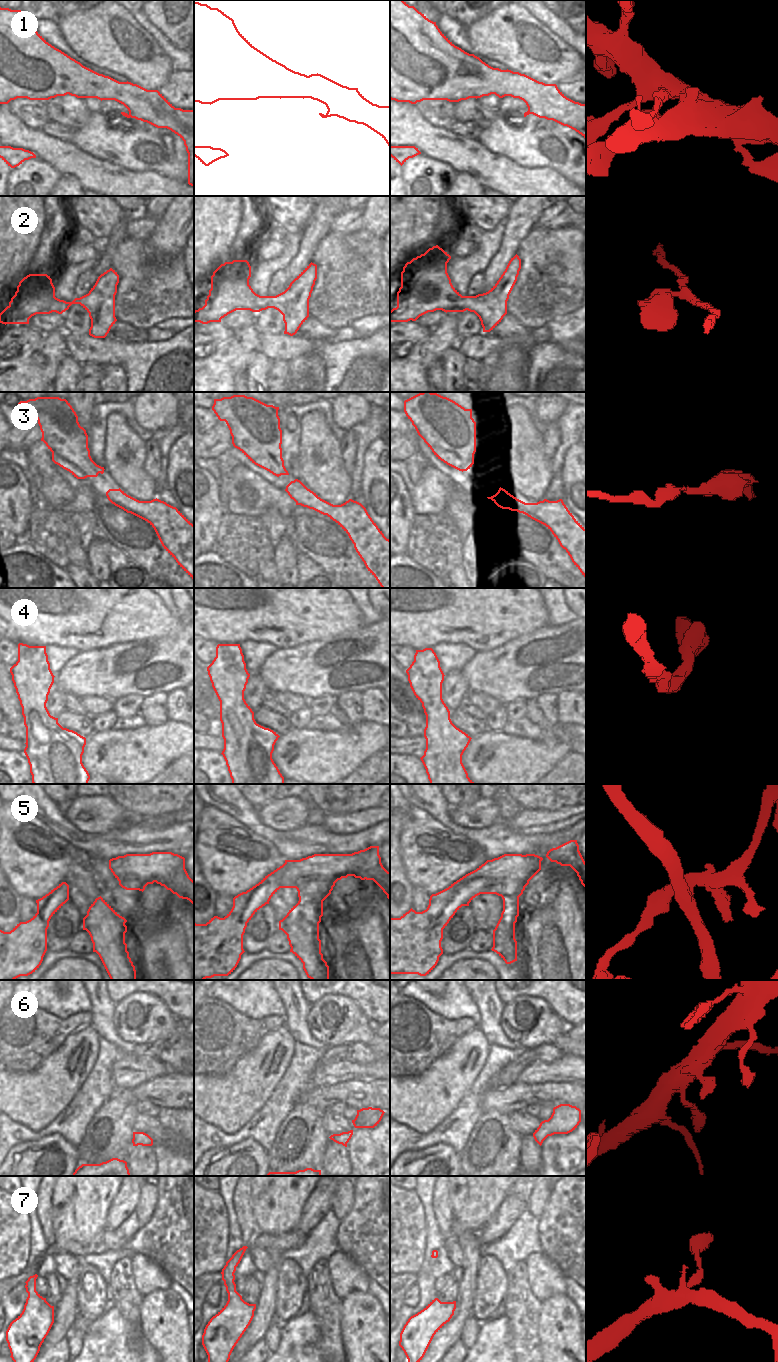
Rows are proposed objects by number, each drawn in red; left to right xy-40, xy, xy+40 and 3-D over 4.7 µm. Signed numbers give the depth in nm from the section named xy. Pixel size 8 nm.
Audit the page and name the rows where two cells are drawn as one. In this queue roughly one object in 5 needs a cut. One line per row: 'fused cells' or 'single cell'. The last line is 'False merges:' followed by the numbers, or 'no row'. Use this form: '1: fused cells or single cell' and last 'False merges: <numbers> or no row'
1: single cell
2: single cell
3: single cell
4: single cell
5: fused cells
6: single cell
7: single cell
False merges: 5

